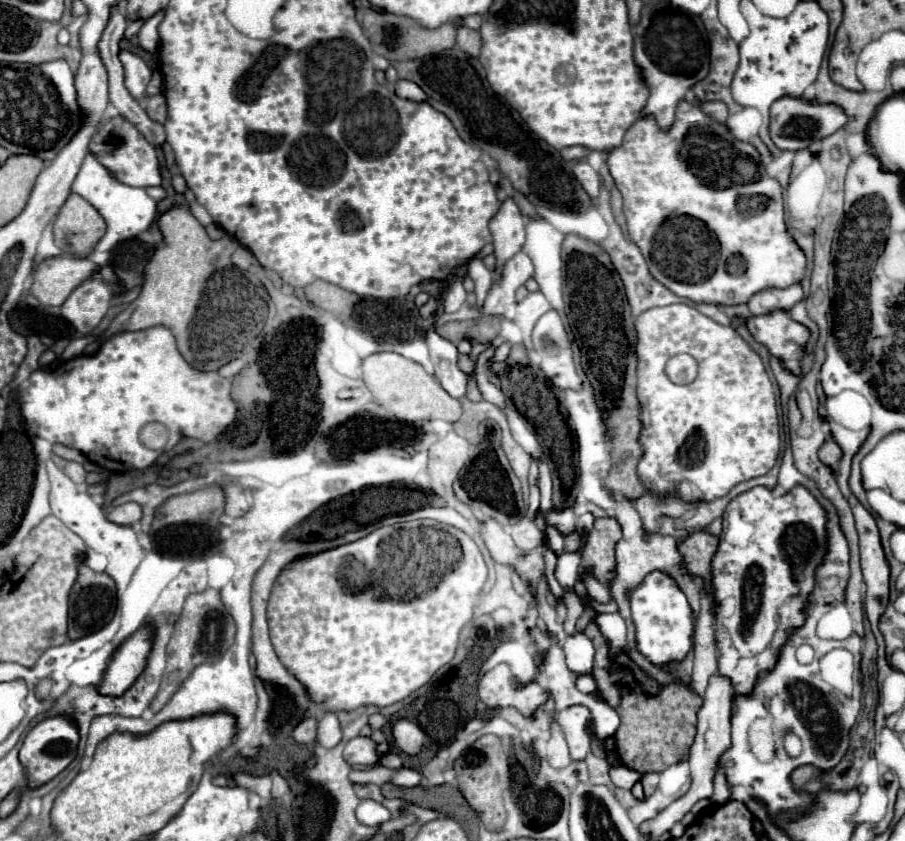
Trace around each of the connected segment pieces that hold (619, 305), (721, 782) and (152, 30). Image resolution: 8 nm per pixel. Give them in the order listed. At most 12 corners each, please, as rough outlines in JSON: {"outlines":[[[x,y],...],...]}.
{"outlines":[[[567,236],[569,324],[637,500],[637,332],[609,254]],[[721,770],[715,772],[715,794],[711,802],[723,806],[729,802],[729,786]],[[157,12],[141,26],[137,38],[139,48],[157,56],[157,26],[165,12]]]}

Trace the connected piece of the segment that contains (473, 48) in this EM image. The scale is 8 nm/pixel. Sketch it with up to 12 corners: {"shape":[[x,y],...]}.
{"shape":[[467,26],[457,28],[457,46],[479,56],[481,36]]}

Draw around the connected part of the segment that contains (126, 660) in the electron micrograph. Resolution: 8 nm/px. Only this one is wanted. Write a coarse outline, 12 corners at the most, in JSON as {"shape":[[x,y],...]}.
{"shape":[[143,626],[115,652],[99,684],[121,696],[147,664],[153,630]]}

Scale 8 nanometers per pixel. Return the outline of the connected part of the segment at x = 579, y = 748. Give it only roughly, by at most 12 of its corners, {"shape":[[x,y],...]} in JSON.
{"shape":[[569,706],[557,716],[573,760],[591,744],[591,712]]}

